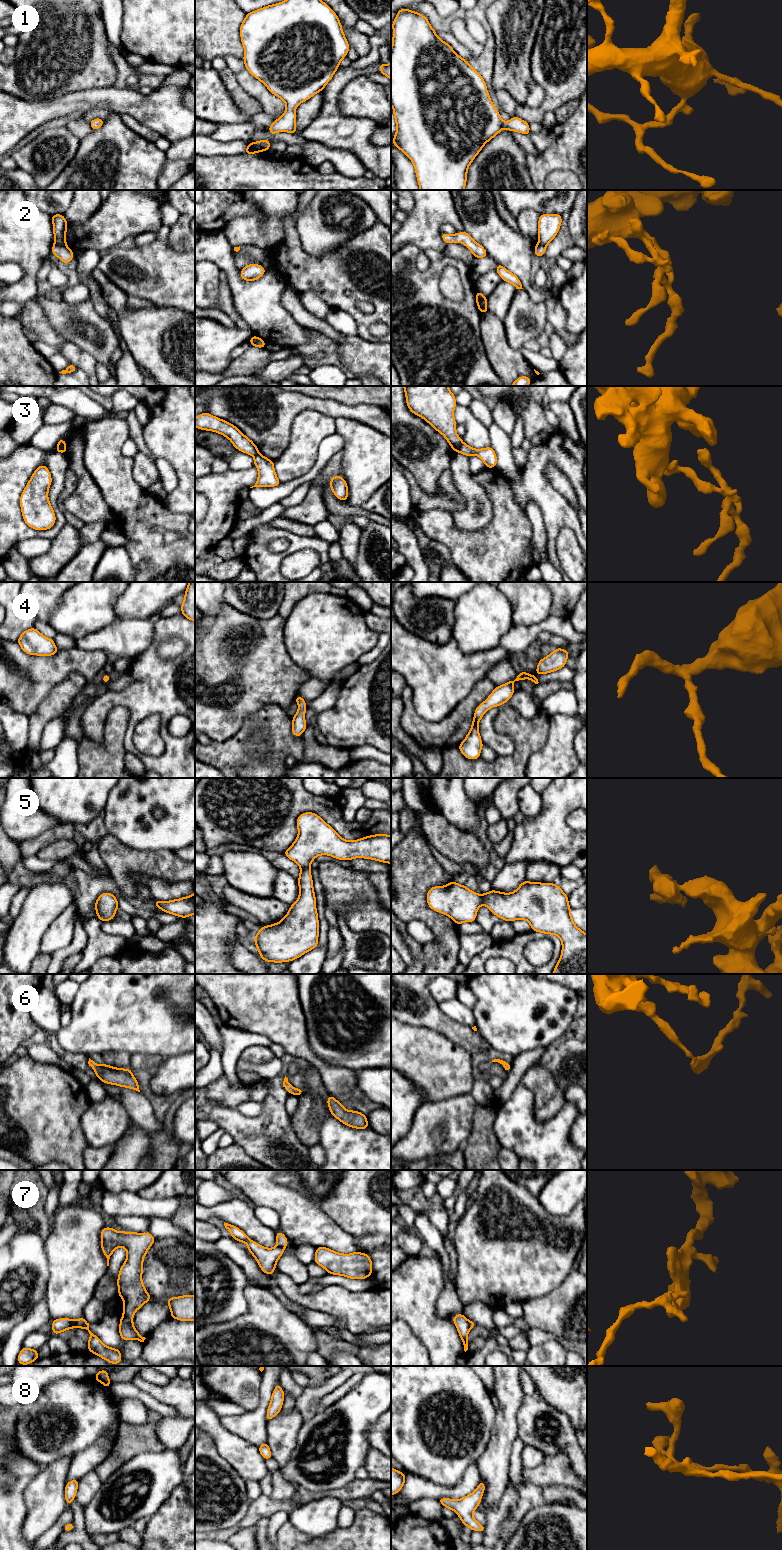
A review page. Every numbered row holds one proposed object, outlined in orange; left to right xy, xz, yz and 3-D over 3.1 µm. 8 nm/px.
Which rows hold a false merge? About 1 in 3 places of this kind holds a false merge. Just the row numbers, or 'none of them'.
2, 3, 7

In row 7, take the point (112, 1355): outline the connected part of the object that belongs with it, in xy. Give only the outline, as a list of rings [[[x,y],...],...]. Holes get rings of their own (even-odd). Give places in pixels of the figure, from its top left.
[[[88,1322],[82,1328],[86,1329],[90,1334],[90,1339],[87,1342],[89,1352],[96,1354],[111,1364],[116,1365],[120,1363],[122,1360],[122,1355],[119,1349],[107,1347],[105,1344],[103,1344],[101,1340],[89,1330]]]

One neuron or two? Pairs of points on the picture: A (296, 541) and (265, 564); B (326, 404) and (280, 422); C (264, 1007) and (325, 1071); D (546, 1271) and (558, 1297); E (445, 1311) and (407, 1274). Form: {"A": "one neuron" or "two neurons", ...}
{"A": "one neuron", "B": "one neuron", "C": "one neuron", "D": "two neurons", "E": "two neurons"}

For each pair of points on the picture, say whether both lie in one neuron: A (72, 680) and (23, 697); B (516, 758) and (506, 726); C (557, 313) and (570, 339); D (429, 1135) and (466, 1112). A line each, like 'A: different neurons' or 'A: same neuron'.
A: different neurons
B: same neuron
C: same neuron
D: same neuron

